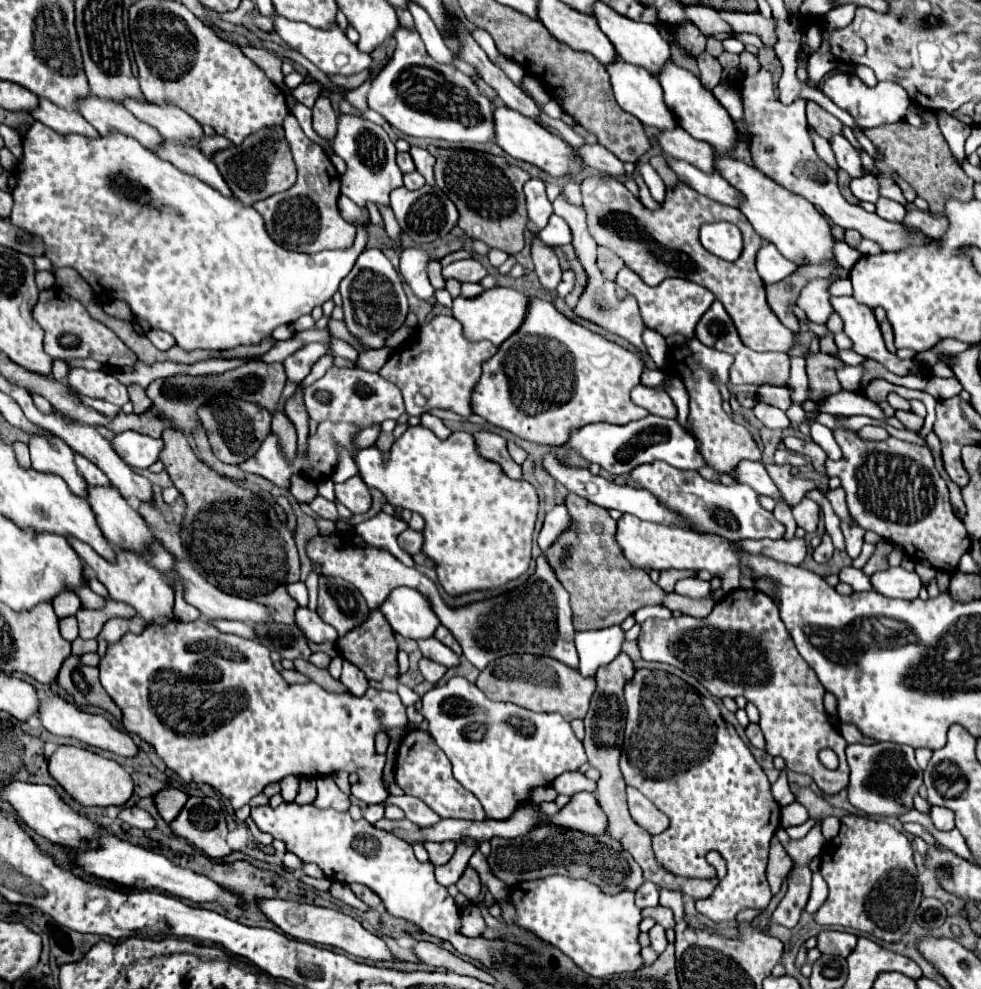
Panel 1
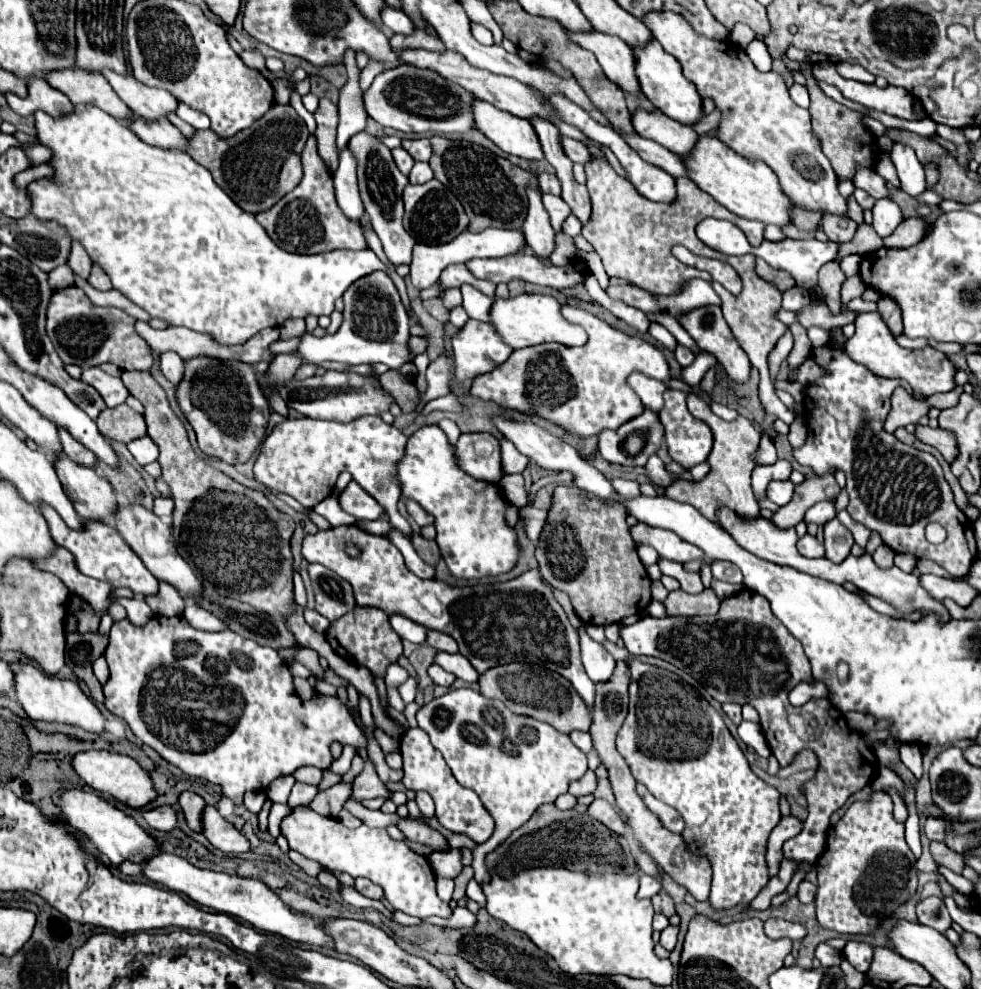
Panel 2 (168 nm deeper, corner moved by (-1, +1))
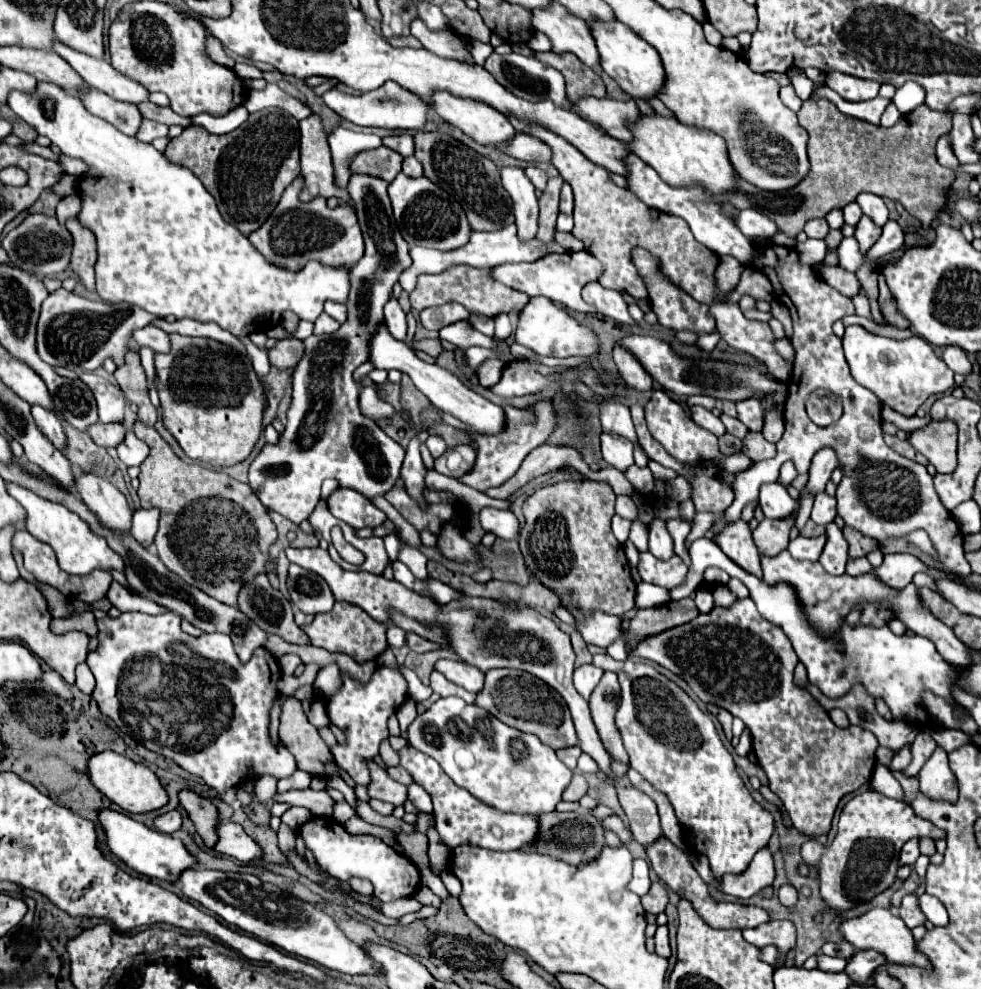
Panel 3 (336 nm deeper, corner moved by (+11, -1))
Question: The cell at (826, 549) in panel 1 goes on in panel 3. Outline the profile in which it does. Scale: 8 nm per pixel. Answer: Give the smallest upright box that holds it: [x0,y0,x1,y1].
[819,522,849,576]

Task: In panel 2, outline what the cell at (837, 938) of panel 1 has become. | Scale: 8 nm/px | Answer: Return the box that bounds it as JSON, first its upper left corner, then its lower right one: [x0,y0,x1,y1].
[841,940,873,972]

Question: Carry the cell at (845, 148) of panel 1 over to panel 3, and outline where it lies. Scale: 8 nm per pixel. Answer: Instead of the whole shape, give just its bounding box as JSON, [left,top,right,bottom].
[857,192,889,228]

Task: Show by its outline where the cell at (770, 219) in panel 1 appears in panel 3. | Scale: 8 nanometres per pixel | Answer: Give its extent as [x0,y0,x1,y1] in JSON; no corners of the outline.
[627,114,737,196]

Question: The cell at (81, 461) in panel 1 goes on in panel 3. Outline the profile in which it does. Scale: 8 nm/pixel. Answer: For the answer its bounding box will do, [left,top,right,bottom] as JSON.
[33,406,65,448]

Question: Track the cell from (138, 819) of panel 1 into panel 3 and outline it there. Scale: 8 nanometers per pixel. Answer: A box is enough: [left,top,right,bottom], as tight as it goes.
[153,810,183,834]

